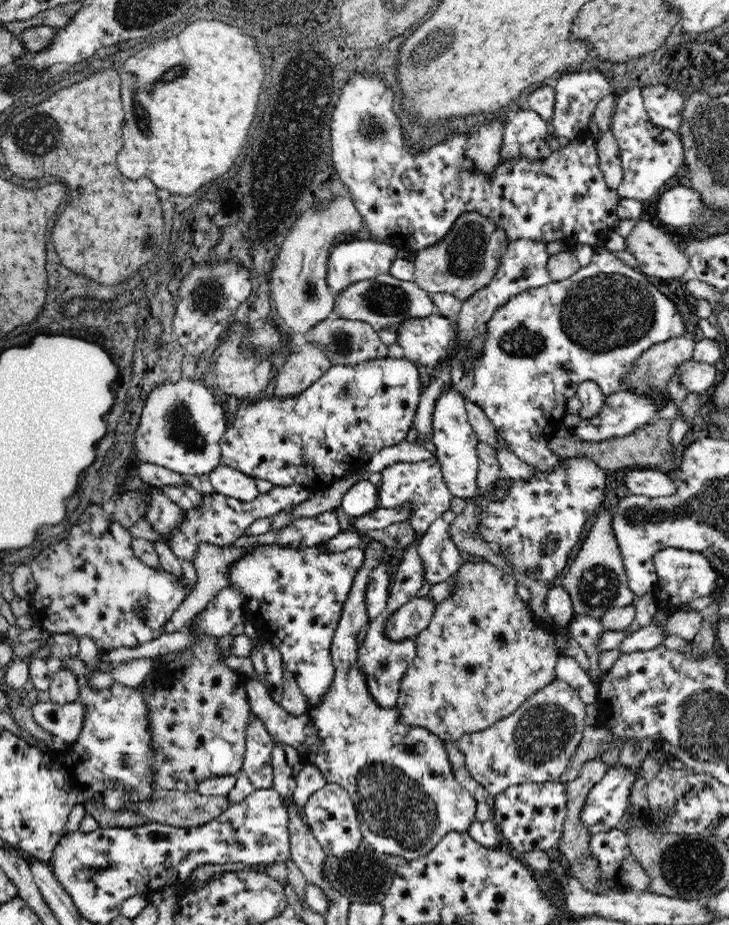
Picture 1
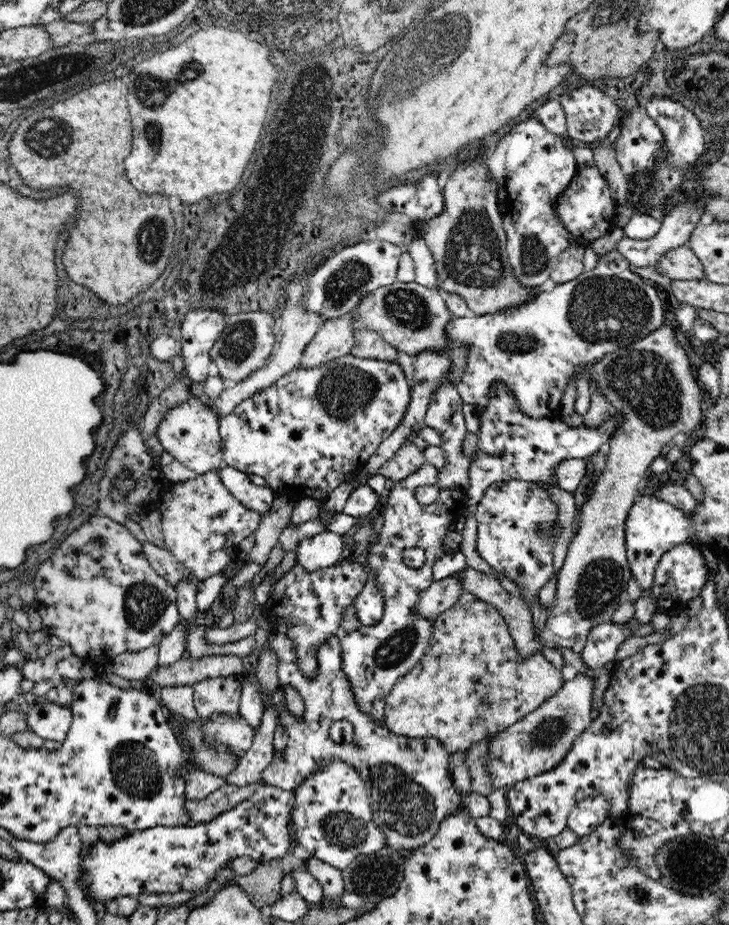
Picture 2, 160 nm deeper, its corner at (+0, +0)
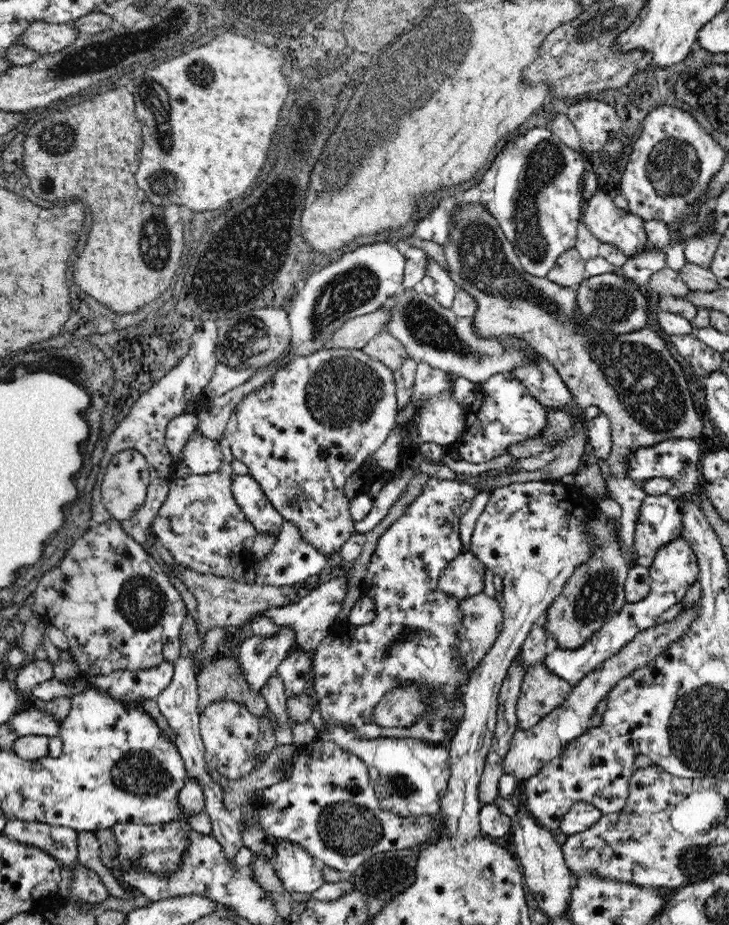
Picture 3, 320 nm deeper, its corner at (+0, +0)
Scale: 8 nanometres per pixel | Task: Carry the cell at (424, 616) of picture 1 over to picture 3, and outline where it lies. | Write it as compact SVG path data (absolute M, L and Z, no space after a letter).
M470 550L460 553L442 571L439 587L456 598L465 599L484 590L485 572L488 568Z

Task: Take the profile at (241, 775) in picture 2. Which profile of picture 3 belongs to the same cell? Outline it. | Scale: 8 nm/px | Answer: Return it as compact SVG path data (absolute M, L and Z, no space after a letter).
M298 646L277 668L285 684L287 696L298 696L312 679L313 656L316 651L308 653Z

